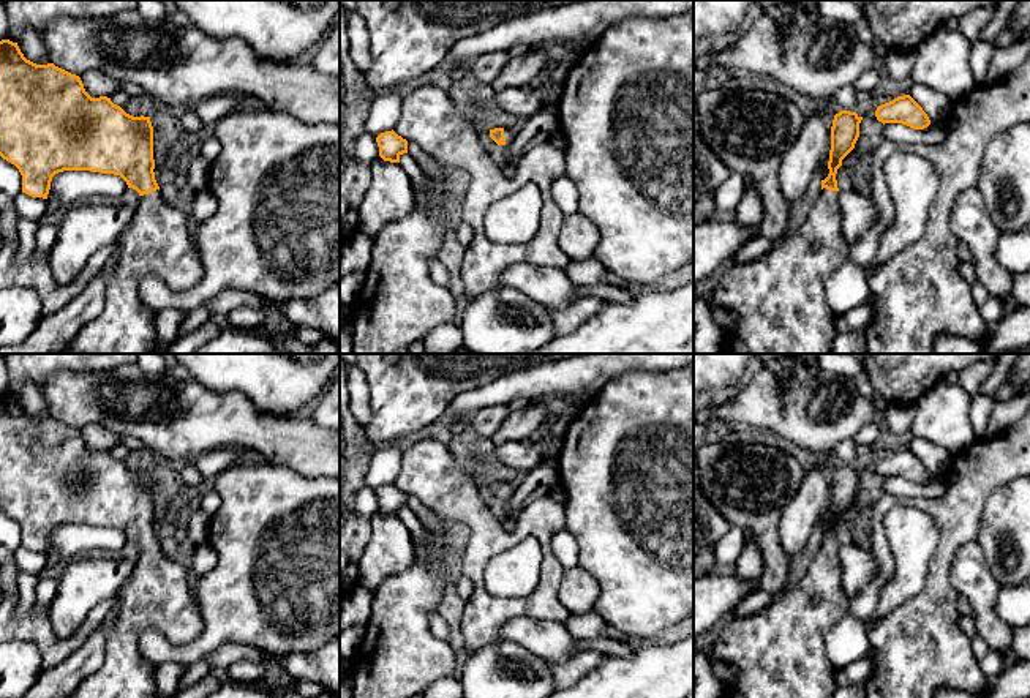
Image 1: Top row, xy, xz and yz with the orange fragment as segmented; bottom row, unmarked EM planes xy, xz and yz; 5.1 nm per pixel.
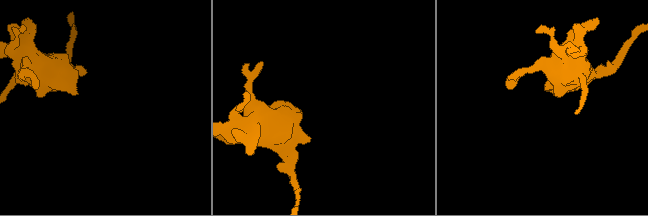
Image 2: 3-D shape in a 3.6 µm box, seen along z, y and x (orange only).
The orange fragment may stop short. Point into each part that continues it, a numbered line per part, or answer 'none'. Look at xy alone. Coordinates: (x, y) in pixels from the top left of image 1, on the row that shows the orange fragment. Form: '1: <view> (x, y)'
1: xy (158, 242)

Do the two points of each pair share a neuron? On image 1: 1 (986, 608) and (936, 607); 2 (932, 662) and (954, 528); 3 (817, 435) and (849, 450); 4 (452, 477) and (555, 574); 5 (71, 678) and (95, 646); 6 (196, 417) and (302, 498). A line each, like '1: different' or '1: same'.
1: different
2: same
3: different
4: same
5: same
6: different

